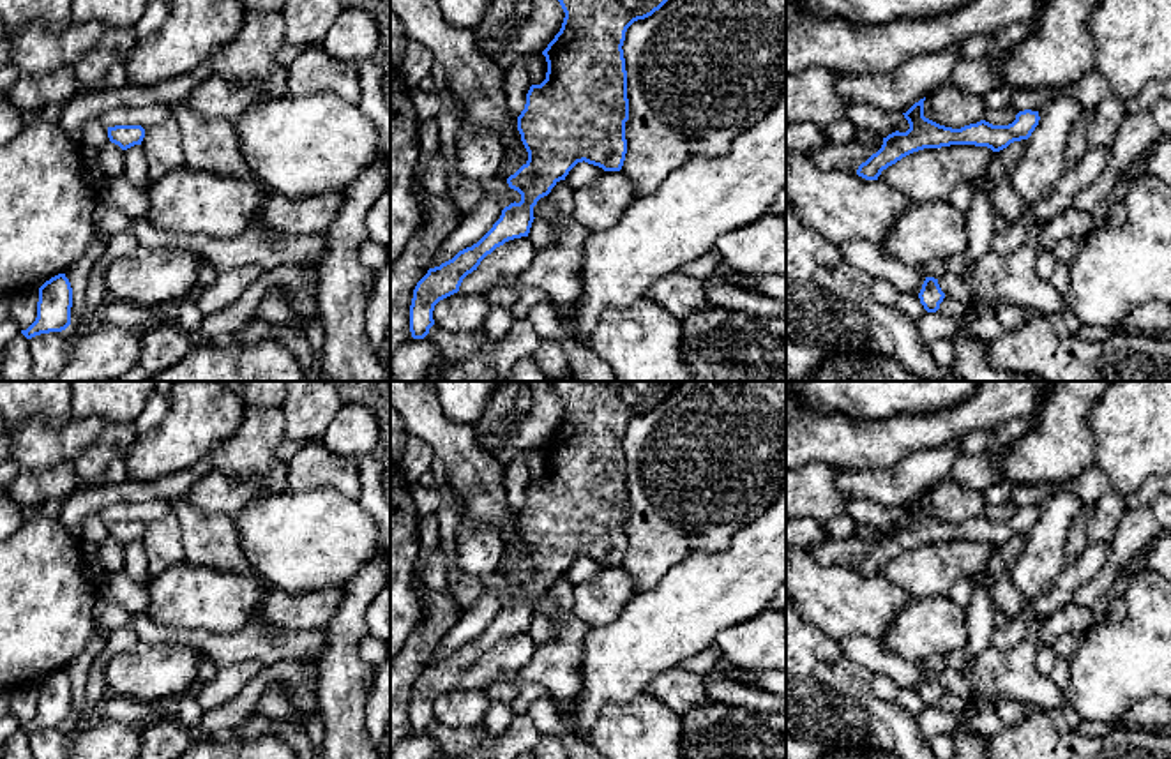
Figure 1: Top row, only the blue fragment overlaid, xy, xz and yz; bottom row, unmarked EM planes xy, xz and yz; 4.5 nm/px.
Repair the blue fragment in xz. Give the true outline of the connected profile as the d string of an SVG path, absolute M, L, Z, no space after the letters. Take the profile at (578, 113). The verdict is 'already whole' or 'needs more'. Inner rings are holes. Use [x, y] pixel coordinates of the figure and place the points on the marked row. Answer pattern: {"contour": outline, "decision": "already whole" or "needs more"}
{"contour": "M558 0L565 18L542 51L546 79L532 85L518 116L528 161L507 178L521 194L472 247L429 268L410 305L410 332L424 339L434 325L434 305L457 293L463 279L509 240L528 237L533 207L565 180L578 162L620 171L627 154L629 120L623 41L627 28L668 0Z", "decision": "already whole"}

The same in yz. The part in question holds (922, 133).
{"contour": "M925 97L903 113L910 129L906 132L895 131L883 138L881 148L858 166L858 177L878 180L883 169L924 148L975 145L1000 152L1014 141L1028 139L1040 120L1039 111L1024 109L1009 125L993 125L980 120L961 129L952 129L925 118L924 101Z", "decision": "already whole"}

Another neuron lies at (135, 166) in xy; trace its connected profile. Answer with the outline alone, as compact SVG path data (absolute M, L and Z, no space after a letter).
M134 145L125 152L125 161L124 161L124 175L125 178L141 191L147 191L152 184L150 177L148 177L148 166L147 166L147 159L143 154L141 145Z

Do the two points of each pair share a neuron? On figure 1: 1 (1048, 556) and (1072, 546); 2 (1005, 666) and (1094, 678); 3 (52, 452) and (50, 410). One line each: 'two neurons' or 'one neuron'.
1: two neurons
2: two neurons
3: two neurons

